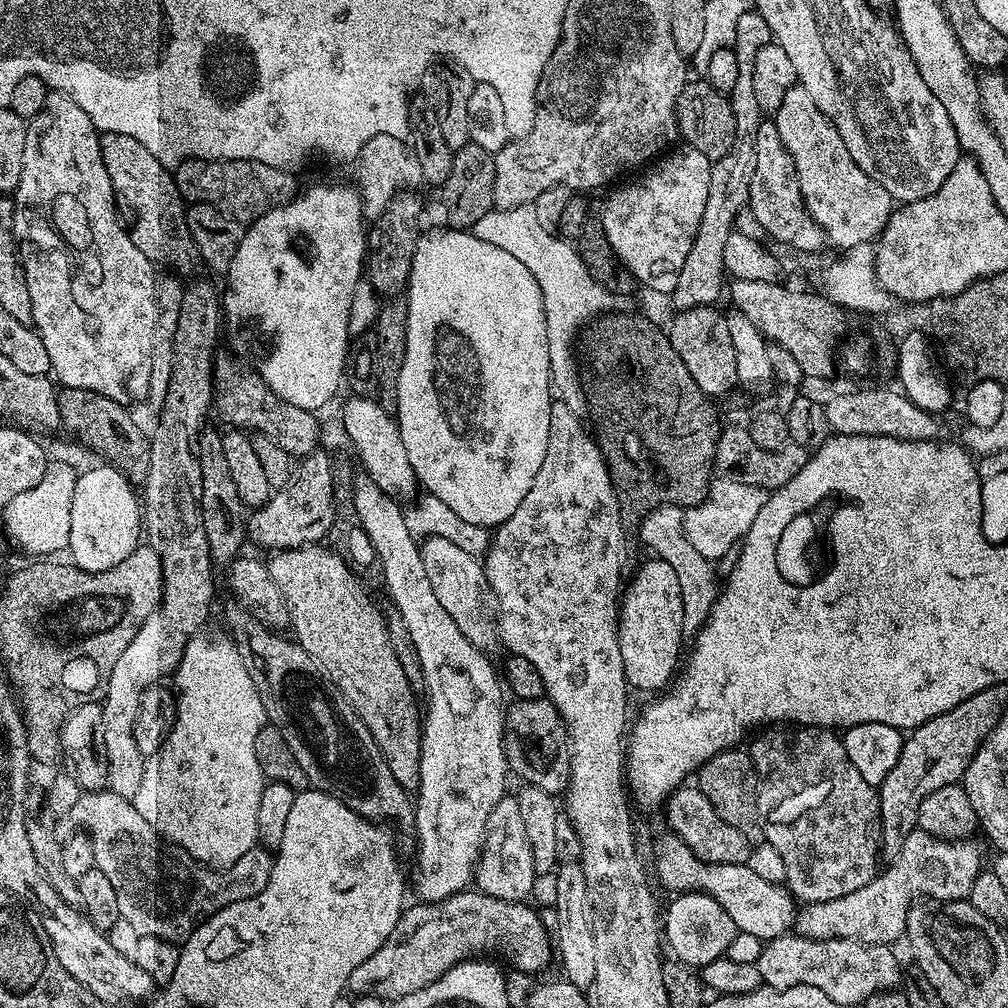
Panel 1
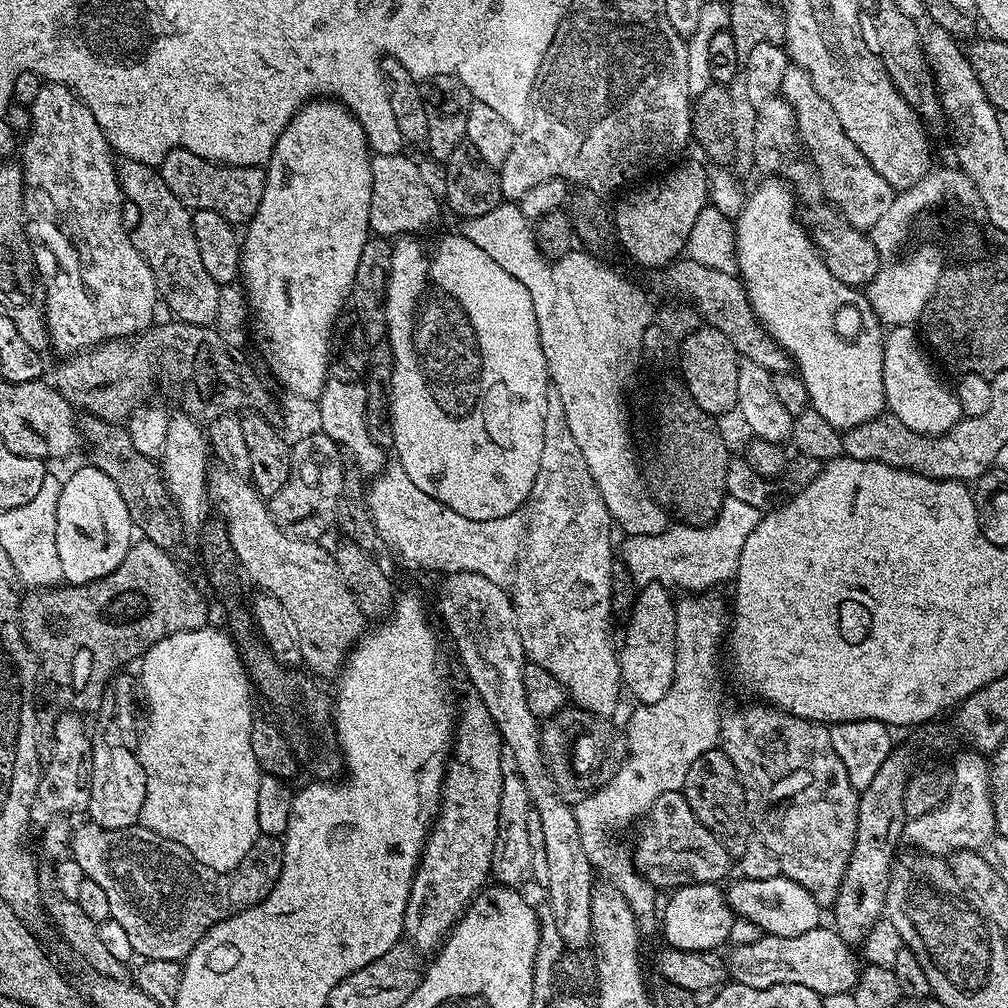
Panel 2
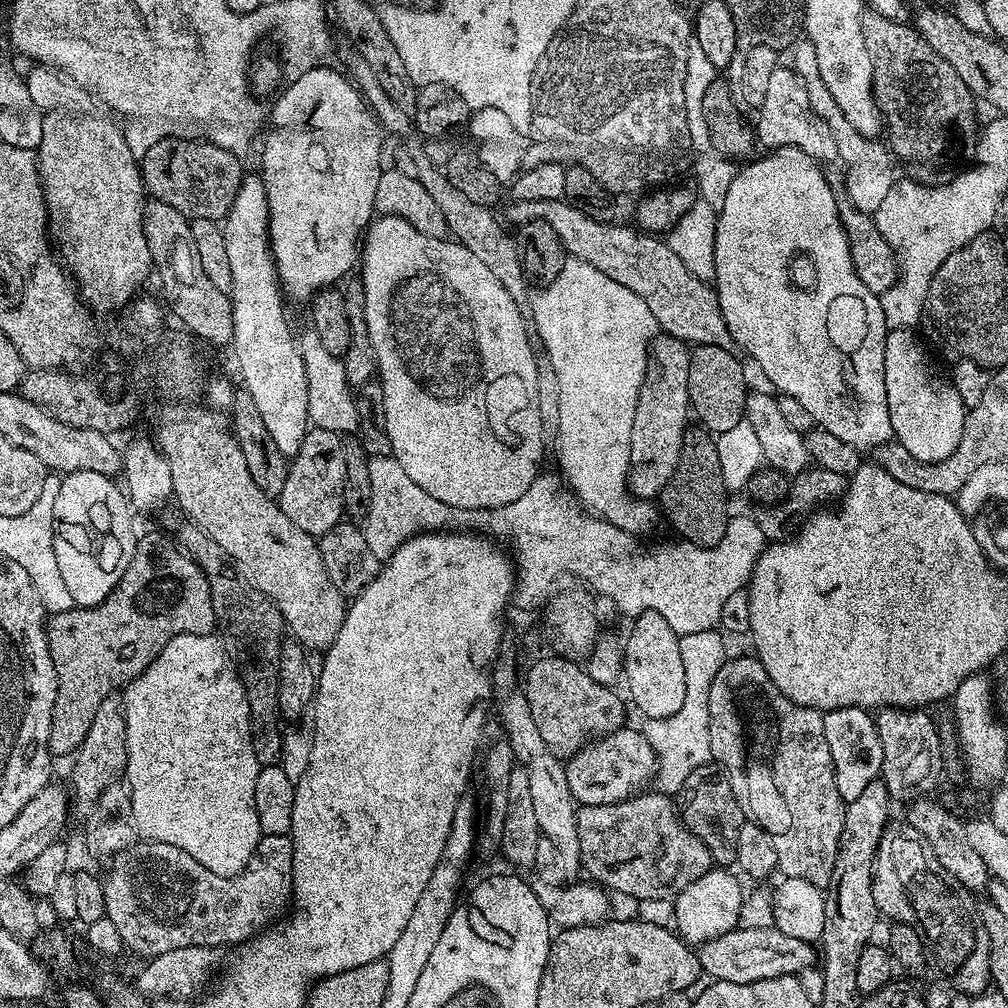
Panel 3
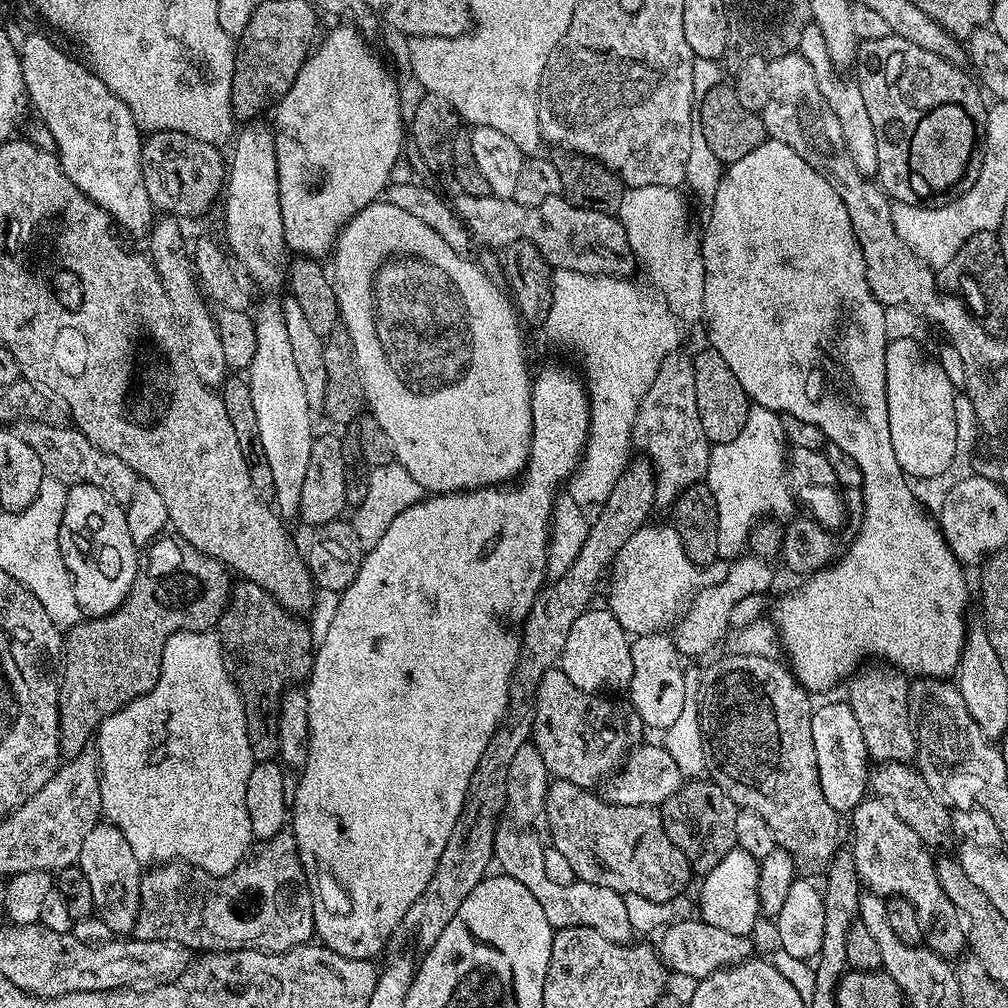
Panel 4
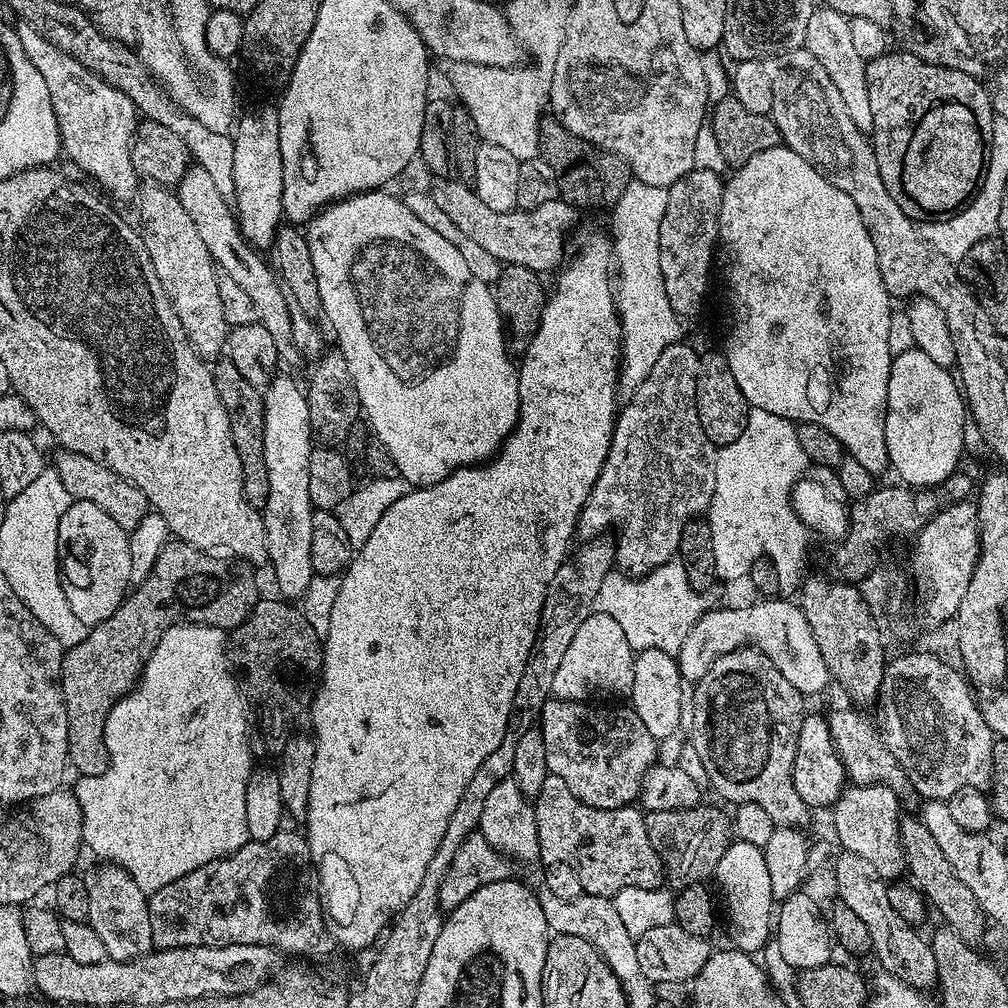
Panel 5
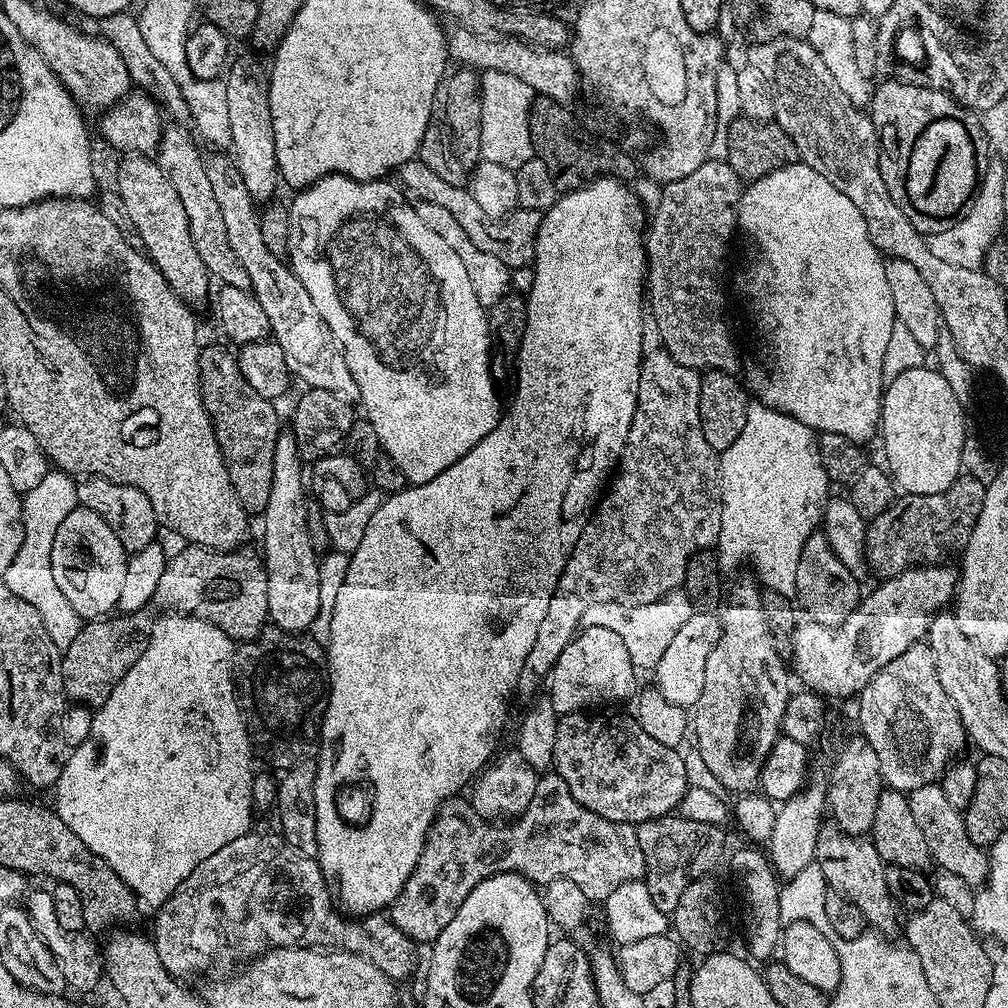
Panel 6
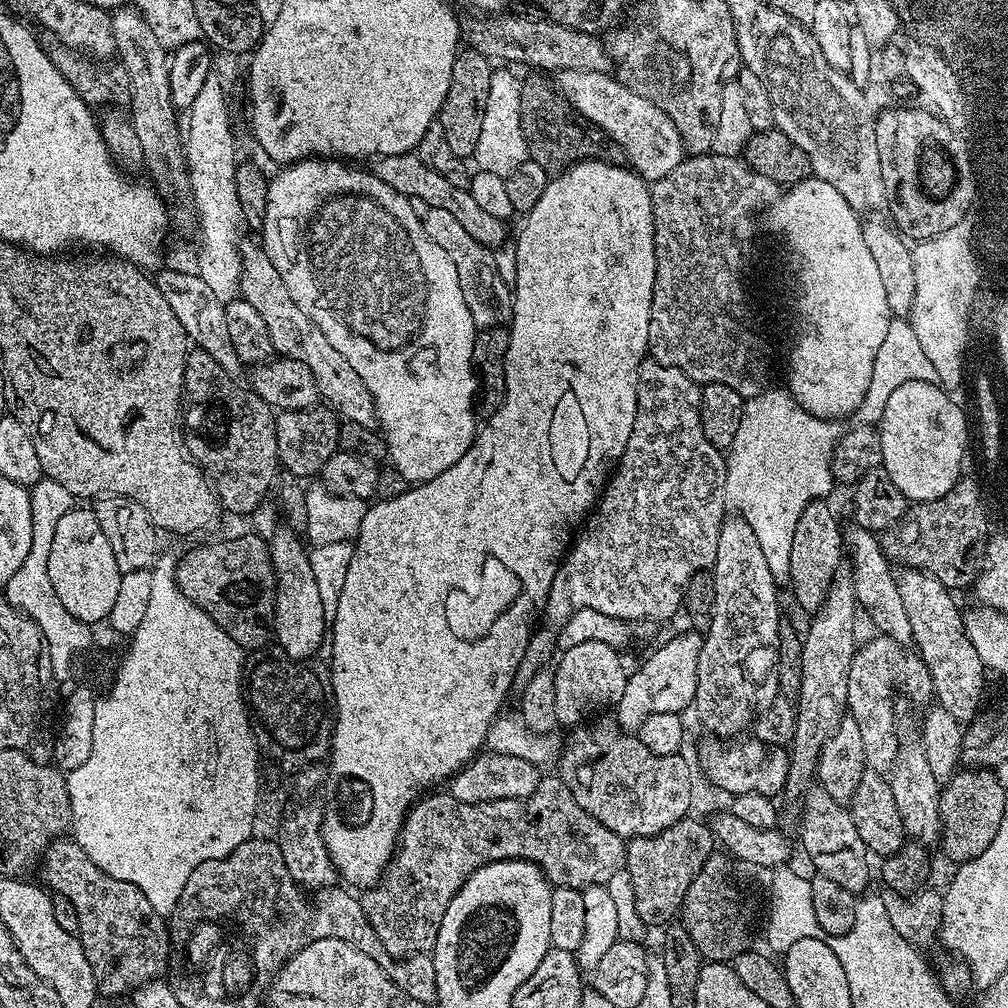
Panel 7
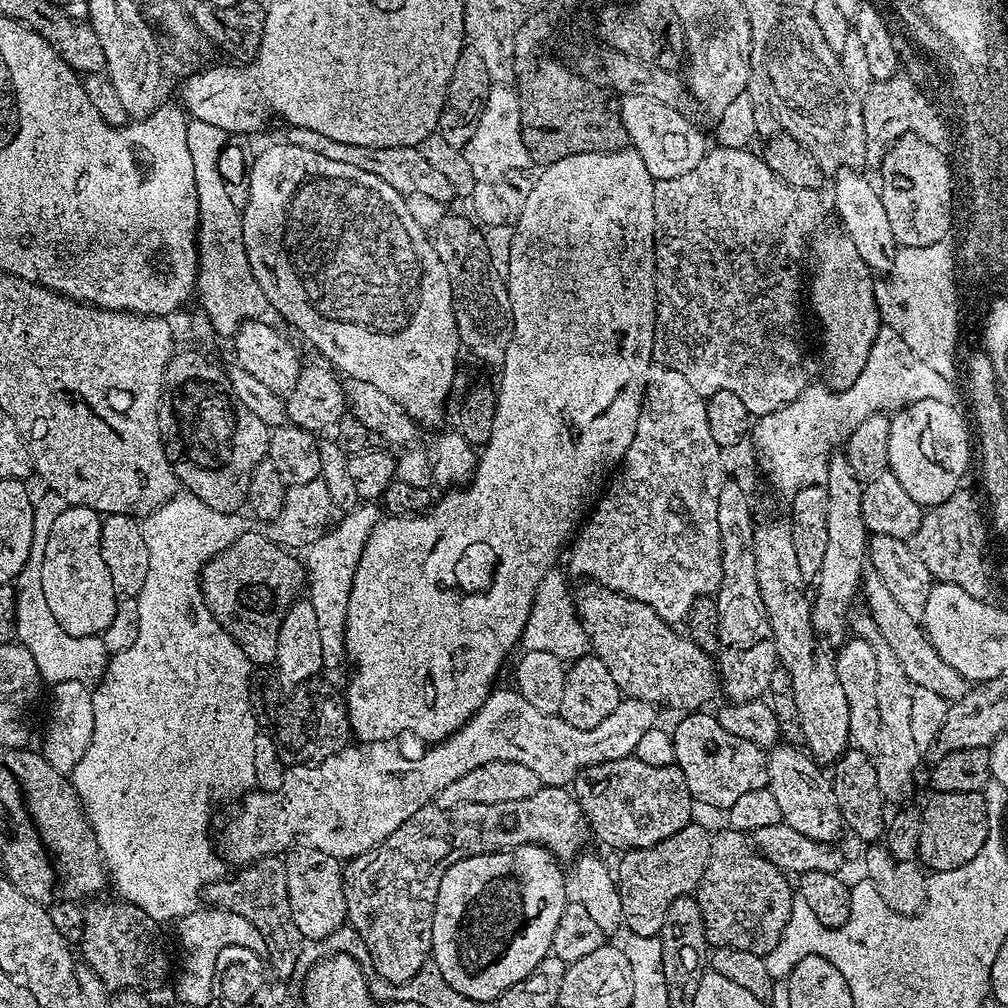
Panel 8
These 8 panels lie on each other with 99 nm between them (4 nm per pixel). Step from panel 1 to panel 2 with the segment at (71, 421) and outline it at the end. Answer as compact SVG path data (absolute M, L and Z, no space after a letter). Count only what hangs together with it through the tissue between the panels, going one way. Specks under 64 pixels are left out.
M84 414L79 417L78 431L85 445L92 444L91 467L102 470L102 474L109 476L114 486L118 486L118 494L122 494L122 502L126 502L126 510L130 510L135 531L143 539L163 548L171 549L172 544L182 543L186 524L180 519L178 506L168 493L161 465L138 451L127 427L120 422Z

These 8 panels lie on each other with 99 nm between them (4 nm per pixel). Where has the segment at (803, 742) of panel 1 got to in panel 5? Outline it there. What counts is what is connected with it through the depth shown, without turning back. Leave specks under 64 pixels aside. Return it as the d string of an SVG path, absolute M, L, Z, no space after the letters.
M739 648L730 654L726 654L722 658L718 658L711 666L710 670L695 685L696 693L690 696L690 720L692 716L692 744L696 747L696 756L700 759L700 764L704 767L704 772L708 775L710 783L716 787L716 792L726 799L732 800L733 805L745 804L746 802L754 802L758 806L762 806L762 810L766 810L766 814L770 814L770 818L777 826L782 828L797 828L807 825L810 820L810 805L803 800L798 794L798 790L792 781L792 771L794 770L794 760L796 751L798 750L798 734L802 730L802 722L806 715L805 697L800 695L798 690L794 690L794 686L790 686L790 682L786 682L786 678L782 678L778 666L774 666L774 662L770 662L770 658L766 658L766 654L762 654L756 648Z

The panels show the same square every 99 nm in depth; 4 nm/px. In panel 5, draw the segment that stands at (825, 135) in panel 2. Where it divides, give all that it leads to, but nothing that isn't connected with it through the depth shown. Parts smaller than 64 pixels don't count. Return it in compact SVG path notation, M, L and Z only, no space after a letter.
M816 6L807 23L804 47L814 54L814 58L818 58L818 62L822 62L826 74L830 74L830 82L834 82L834 87L838 89L854 126L866 134L871 133L874 113L870 111L870 90L866 90L866 62L856 53L849 17L838 14L838 10L833 8Z

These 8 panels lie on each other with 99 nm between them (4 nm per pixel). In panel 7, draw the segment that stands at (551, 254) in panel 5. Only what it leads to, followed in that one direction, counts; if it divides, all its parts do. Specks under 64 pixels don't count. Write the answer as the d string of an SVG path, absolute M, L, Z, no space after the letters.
M415 151L382 156L375 161L375 164L375 176L382 182L386 182L390 190L407 196L409 200L422 198L422 202L426 202L429 208L441 208L454 214L454 218L470 233L470 238L474 238L474 242L496 250L507 238L509 225L505 221L494 218L492 214L486 214L486 210L480 209L478 202L474 202L468 188L459 188L446 182L446 178L442 178L438 170L430 170L430 166L426 166L426 162L422 162L422 158L416 155Z

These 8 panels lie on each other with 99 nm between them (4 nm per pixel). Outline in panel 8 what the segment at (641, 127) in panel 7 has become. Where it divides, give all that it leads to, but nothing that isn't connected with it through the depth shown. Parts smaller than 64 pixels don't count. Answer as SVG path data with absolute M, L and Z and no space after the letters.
M626 96L619 101L618 111L620 121L624 123L628 131L628 142L636 149L637 154L646 162L646 170L650 170L653 180L665 180L666 178L678 178L678 174L690 174L698 162L702 162L706 145L704 136L683 116L680 108L671 108L662 102L654 102L654 98L642 98L641 96Z

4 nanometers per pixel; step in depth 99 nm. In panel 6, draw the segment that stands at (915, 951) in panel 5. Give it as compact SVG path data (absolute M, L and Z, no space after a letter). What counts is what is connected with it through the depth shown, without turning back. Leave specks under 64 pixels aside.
M835 826L821 827L817 834L815 862L822 868L825 882L831 891L850 898L850 902L862 910L869 925L877 933L892 934L888 932L896 928L898 905L886 886L885 862L871 839L851 836Z

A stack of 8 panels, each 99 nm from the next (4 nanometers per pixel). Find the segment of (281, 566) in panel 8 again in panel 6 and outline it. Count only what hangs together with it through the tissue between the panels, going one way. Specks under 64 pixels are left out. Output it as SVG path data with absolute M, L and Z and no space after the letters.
M184 546L181 552L168 556L168 565L162 570L152 604L172 614L210 622L233 642L243 642L256 639L269 623L267 589L268 575L264 569L264 557L259 551L251 552L248 546L227 552Z

